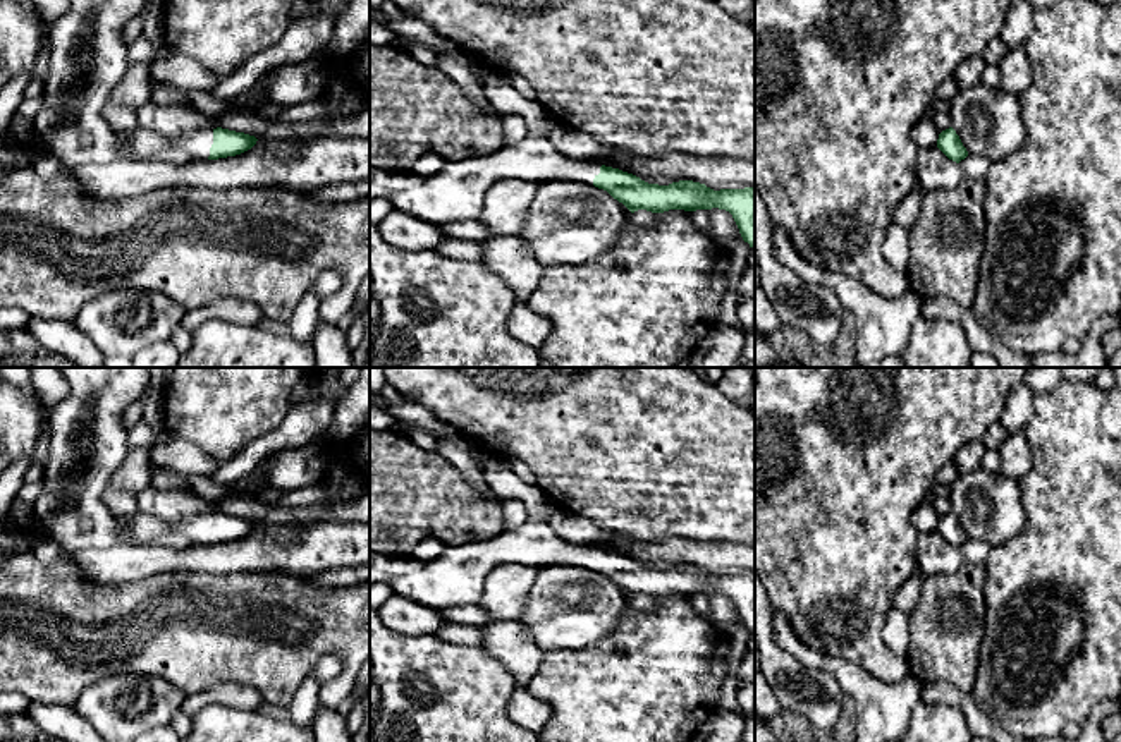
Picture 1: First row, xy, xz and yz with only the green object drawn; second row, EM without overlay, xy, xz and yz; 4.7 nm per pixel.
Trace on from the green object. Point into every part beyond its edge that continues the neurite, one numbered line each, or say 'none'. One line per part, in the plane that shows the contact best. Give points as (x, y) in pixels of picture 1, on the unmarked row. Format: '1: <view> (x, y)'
1: xy (88, 443)

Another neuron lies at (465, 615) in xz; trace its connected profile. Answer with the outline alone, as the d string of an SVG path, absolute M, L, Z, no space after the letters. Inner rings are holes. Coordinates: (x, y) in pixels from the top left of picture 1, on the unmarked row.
M480 605L444 608L440 610L440 613L447 620L447 623L459 623L459 625L481 627L492 620L497 620L488 611L485 611Z

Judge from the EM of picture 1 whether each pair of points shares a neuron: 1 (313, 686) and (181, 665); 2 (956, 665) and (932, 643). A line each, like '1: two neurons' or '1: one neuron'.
1: two neurons
2: one neuron

